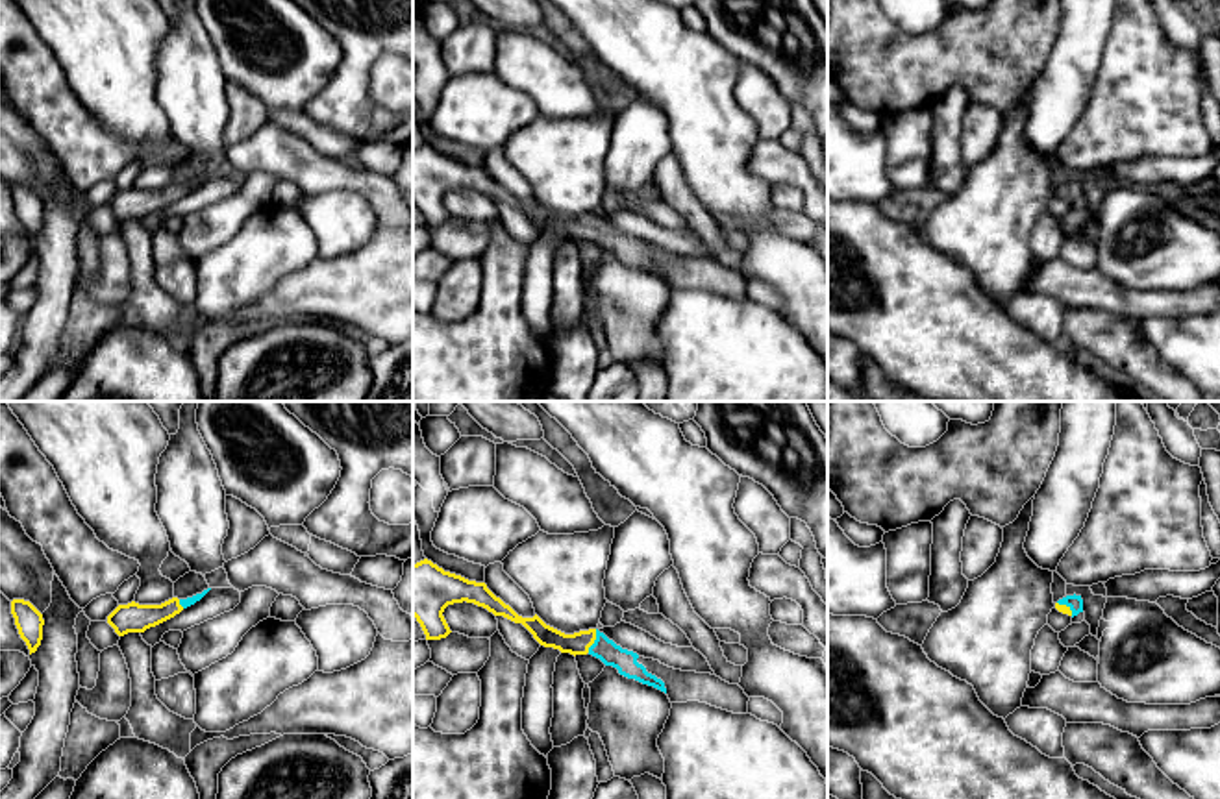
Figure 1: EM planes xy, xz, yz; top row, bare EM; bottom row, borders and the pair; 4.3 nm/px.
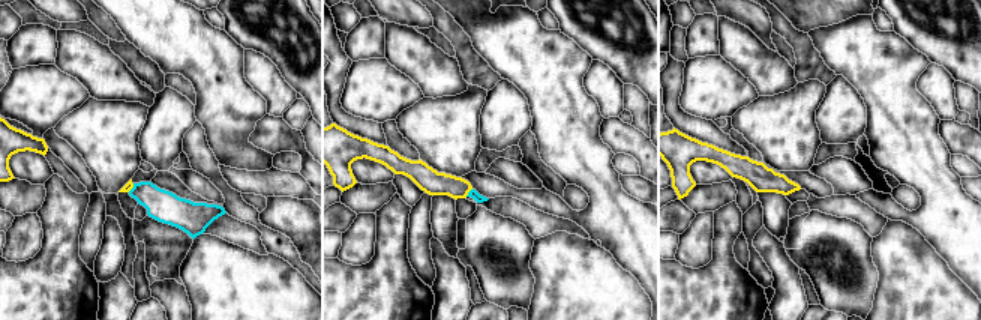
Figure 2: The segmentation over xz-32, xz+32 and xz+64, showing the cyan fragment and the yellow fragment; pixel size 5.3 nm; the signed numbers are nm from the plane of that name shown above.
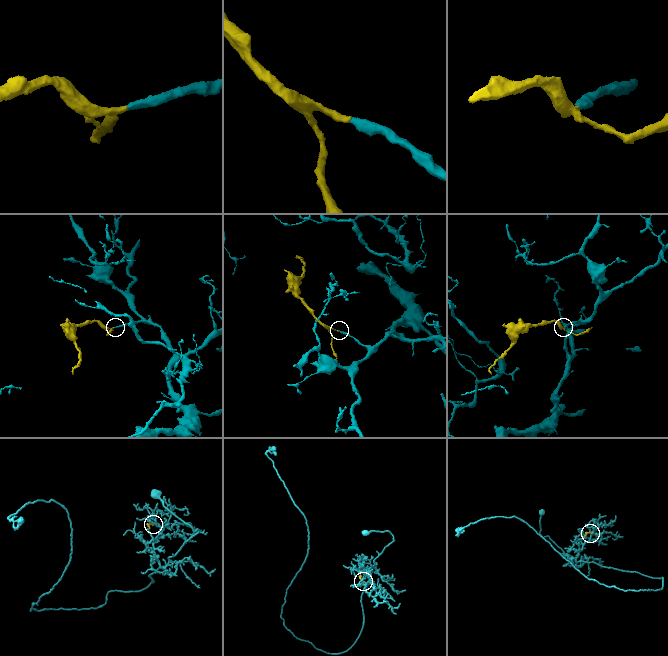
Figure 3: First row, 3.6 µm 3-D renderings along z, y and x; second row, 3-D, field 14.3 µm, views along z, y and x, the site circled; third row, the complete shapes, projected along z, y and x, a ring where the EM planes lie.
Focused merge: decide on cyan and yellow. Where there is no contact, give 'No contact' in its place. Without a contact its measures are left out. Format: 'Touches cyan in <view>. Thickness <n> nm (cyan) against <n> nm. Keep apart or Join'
Touches cyan in xz. Thickness 100 nm (cyan) against 100 nm. Join

